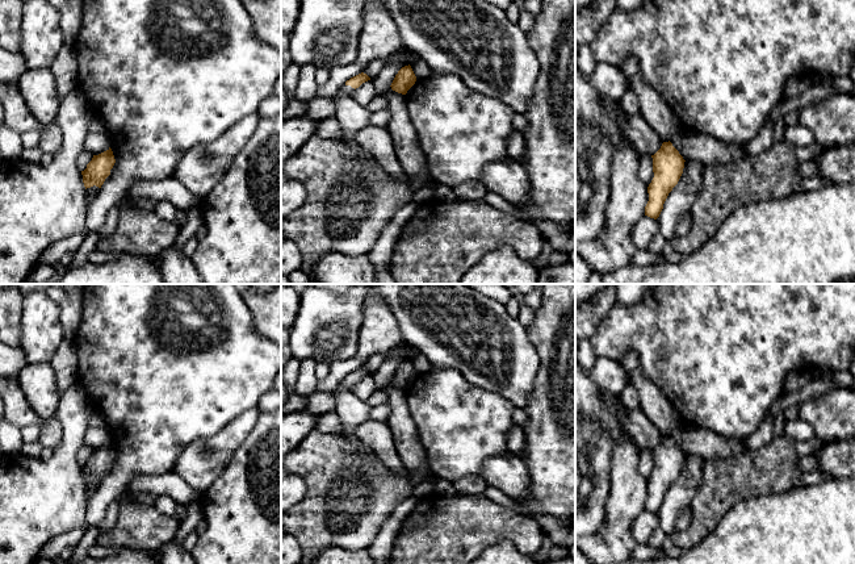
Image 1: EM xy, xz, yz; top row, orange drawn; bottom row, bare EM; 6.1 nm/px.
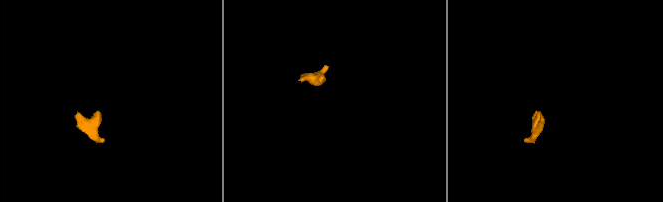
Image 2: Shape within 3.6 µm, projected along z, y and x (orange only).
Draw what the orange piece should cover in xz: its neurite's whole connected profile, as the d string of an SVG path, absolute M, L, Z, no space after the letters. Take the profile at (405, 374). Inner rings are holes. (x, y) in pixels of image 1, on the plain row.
M408 359L398 365L390 381L395 387L406 389L407 385L415 379L415 376L416 371Z

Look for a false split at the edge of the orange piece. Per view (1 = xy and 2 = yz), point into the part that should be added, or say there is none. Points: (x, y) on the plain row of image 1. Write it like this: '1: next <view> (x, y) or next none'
1: next none
2: next none

